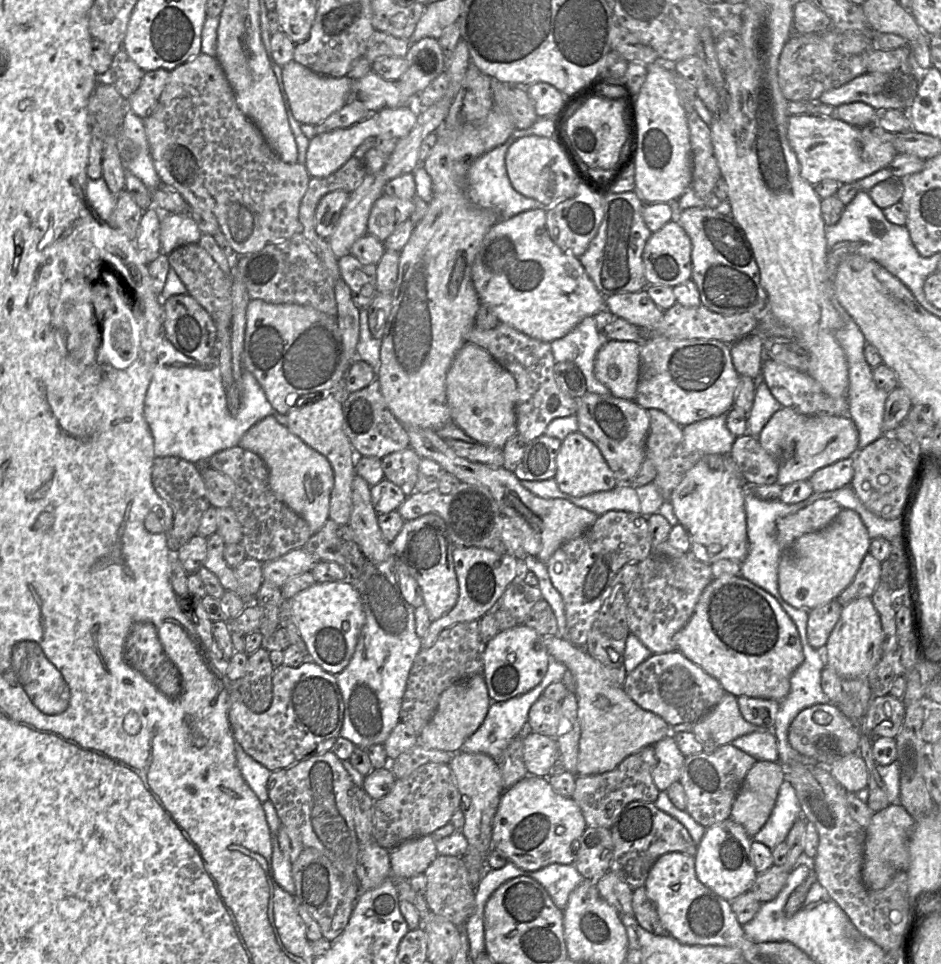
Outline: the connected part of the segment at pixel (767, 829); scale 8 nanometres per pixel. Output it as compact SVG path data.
M784 779L768 820L752 837L752 840L772 850L786 840L791 827L801 816L801 807L796 792L791 783Z

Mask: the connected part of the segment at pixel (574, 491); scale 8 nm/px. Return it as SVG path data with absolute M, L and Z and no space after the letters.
M578 431L569 434L562 441L556 457L556 474L553 479L563 493L573 497L584 497L596 492L610 491L618 485L599 449Z

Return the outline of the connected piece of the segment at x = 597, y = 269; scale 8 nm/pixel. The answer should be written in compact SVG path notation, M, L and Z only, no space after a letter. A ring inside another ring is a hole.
M635 191L619 194L609 193L604 196L604 216L599 230L590 242L585 253L579 257L587 275L604 297L646 290L645 288L648 286L644 275L642 255L652 232L648 229L643 220L642 210L644 205L644 202Z

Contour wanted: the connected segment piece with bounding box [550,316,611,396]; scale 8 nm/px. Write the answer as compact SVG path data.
M593 316L584 318L571 332L550 343L556 363L572 362L586 379L587 392L611 395L609 389L594 375L594 361L598 350L607 341L597 329Z

